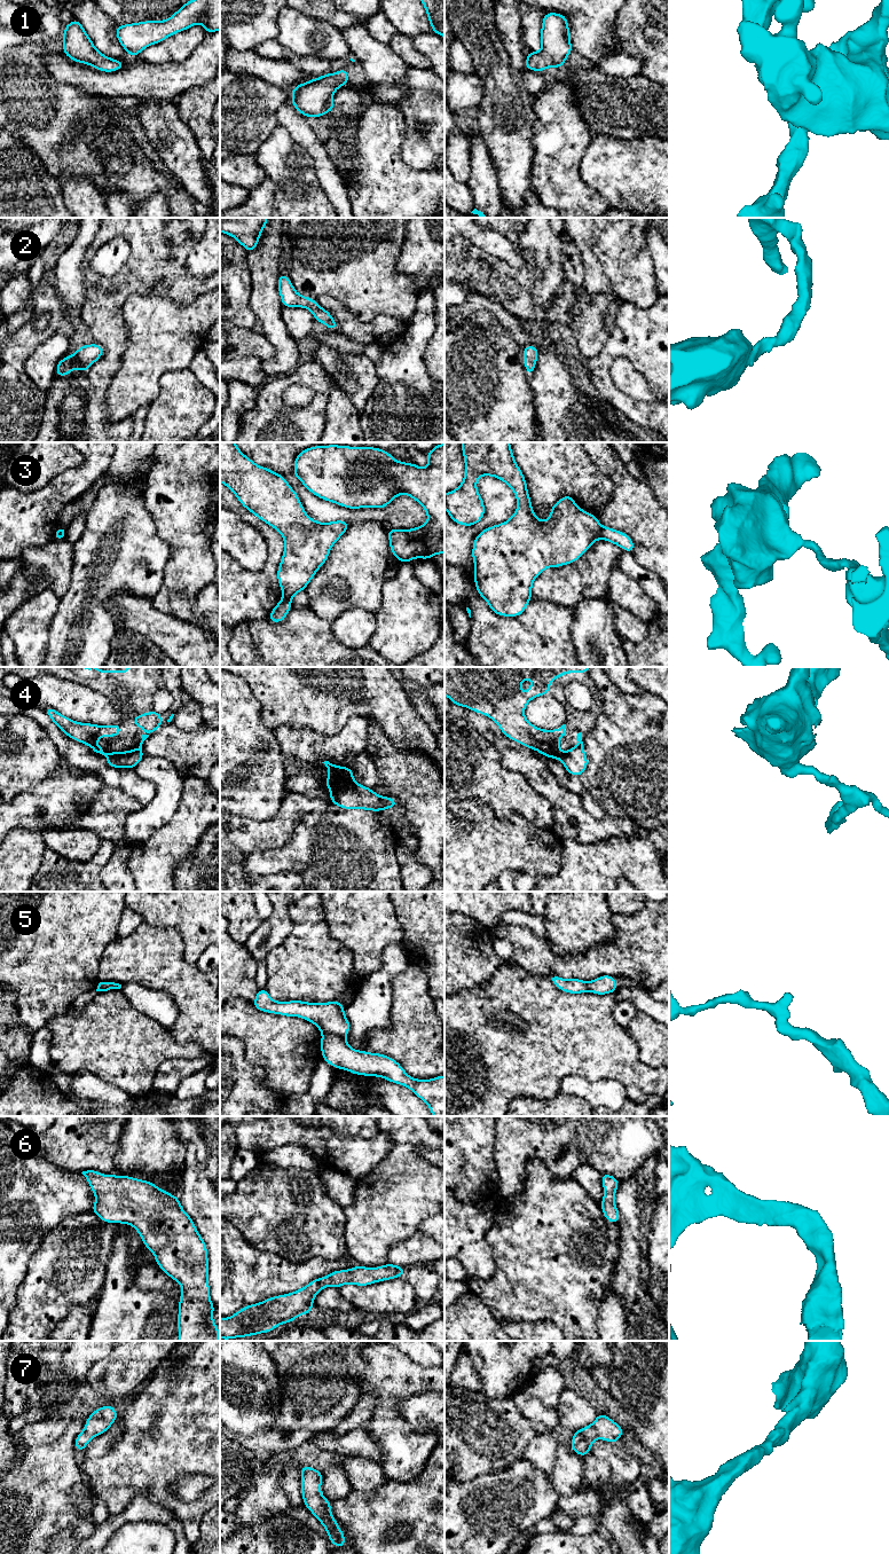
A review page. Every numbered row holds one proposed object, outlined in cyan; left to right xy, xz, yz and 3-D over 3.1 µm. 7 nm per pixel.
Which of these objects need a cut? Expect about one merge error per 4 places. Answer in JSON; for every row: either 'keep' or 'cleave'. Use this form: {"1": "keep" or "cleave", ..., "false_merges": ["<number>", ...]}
{"1": "keep", "2": "keep", "3": "cleave", "4": "cleave", "5": "cleave", "6": "keep", "7": "keep", "false_merges": ["3", "4", "5"]}

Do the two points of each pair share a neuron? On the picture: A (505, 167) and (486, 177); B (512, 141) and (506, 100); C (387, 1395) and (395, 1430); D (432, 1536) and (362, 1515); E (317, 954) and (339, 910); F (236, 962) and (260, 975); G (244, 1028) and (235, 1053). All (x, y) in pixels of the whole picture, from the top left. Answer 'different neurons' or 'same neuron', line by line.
A: different neurons
B: same neuron
C: same neuron
D: same neuron
E: different neurons
F: different neurons
G: different neurons

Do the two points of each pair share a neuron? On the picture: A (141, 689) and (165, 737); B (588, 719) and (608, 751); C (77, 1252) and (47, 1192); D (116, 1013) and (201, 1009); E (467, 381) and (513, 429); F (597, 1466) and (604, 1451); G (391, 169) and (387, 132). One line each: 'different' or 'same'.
A: different
B: different
C: different
D: different
E: same
F: different
G: same

